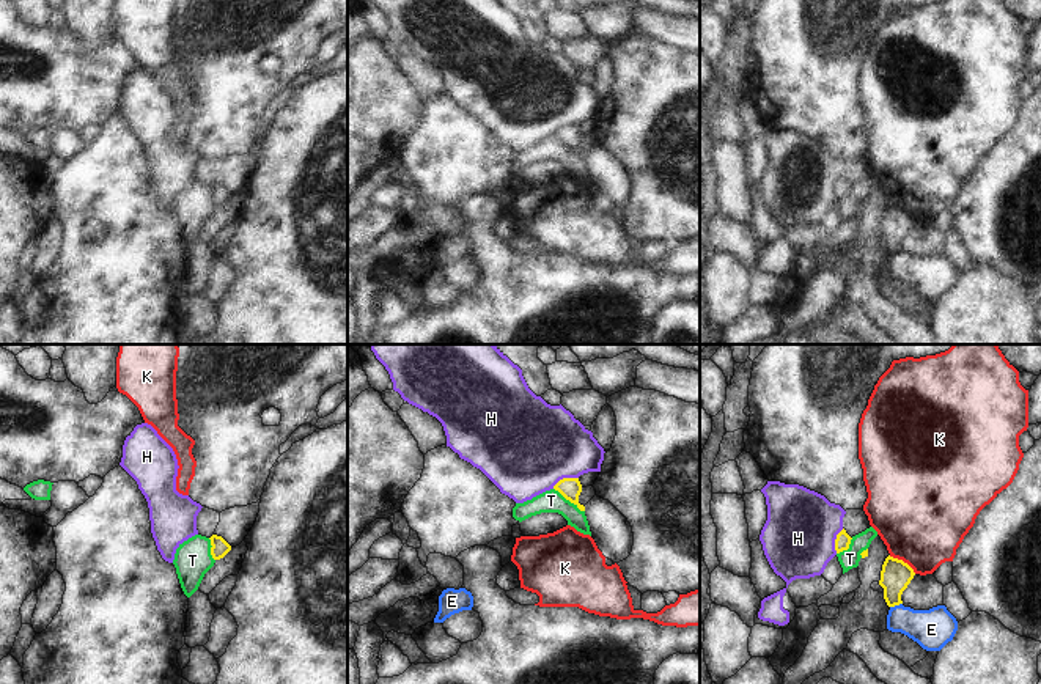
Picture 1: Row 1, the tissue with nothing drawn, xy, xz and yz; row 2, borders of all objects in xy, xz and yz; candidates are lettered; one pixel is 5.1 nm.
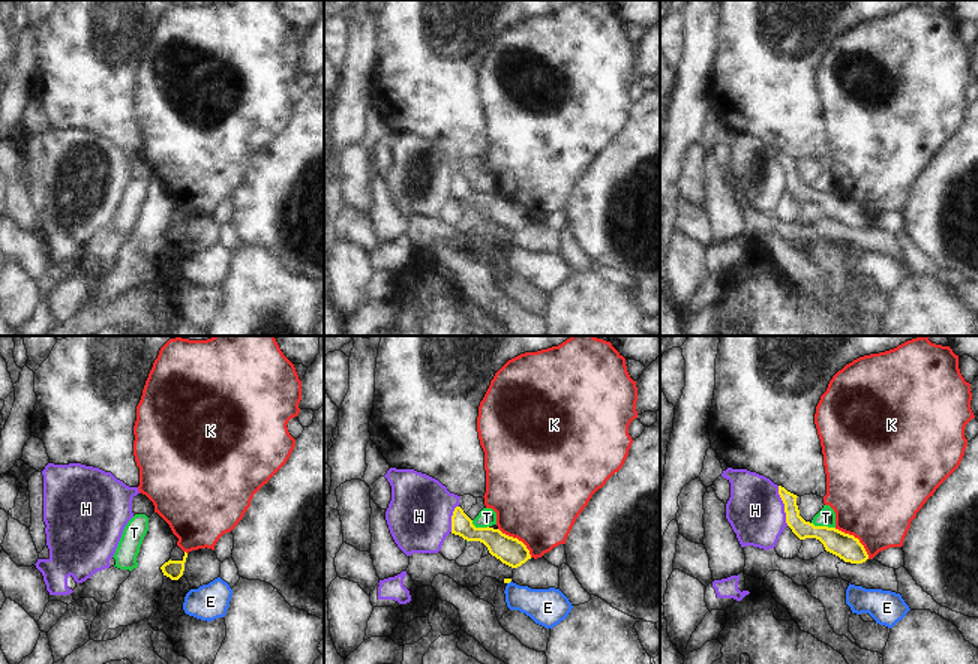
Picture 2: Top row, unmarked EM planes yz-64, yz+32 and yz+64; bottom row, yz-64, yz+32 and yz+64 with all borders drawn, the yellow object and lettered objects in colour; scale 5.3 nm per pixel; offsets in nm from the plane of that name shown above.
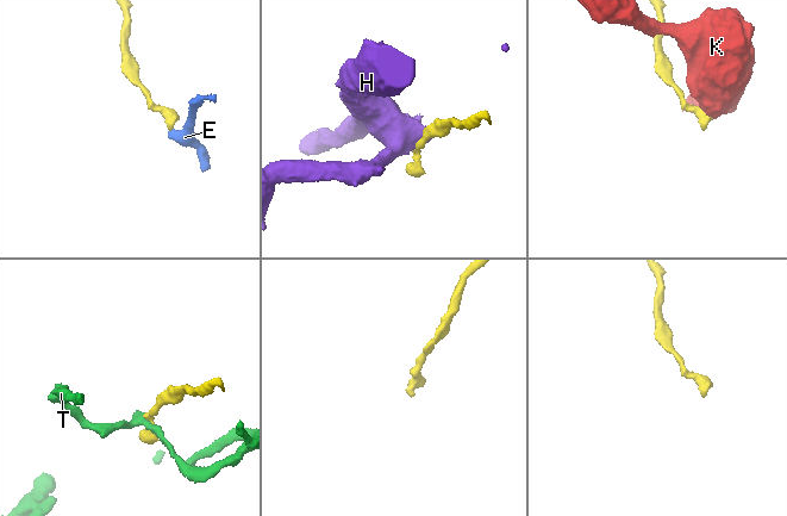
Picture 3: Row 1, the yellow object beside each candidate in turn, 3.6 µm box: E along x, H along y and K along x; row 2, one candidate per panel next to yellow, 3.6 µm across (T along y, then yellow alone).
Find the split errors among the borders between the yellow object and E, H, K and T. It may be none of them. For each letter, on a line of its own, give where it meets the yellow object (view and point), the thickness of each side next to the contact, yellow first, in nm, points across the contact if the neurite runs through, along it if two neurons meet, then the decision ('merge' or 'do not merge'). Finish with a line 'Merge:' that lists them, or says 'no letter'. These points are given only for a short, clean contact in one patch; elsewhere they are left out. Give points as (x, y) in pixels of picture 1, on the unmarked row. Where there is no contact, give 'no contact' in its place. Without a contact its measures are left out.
E: yz (895, 252) | 160/200 nm | along yz (901, 250), (890, 255) | do not merge
H: xz (565, 126) | 110/480 nm | do not merge
K: yz (901, 208) | 160/480 nm | along yz (889, 203), (903, 208), (915, 220) | do not merge
T: xz (570, 148) | 110/110 nm | along xz (554, 136), (584, 159) | do not merge
Merge: no letter

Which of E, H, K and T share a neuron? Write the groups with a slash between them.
E T / H / K

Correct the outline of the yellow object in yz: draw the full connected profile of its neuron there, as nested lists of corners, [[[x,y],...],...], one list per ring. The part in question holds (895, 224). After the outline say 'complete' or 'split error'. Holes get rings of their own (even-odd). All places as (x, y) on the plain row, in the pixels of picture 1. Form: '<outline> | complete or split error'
[[[887,204],[882,219],[879,233],[884,236],[884,247],[888,255],[903,252],[901,242],[914,226],[914,217],[903,208]]] | complete

